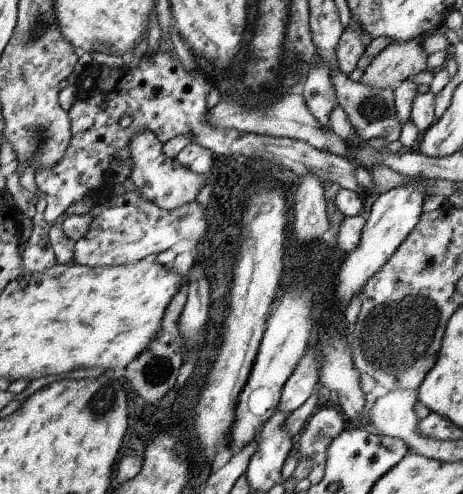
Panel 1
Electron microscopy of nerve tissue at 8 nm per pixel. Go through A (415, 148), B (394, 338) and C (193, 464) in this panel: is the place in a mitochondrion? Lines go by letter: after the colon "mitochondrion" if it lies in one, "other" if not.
A: other
B: mitochondrion
C: other

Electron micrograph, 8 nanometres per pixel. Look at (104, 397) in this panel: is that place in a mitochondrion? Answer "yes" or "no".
yes

